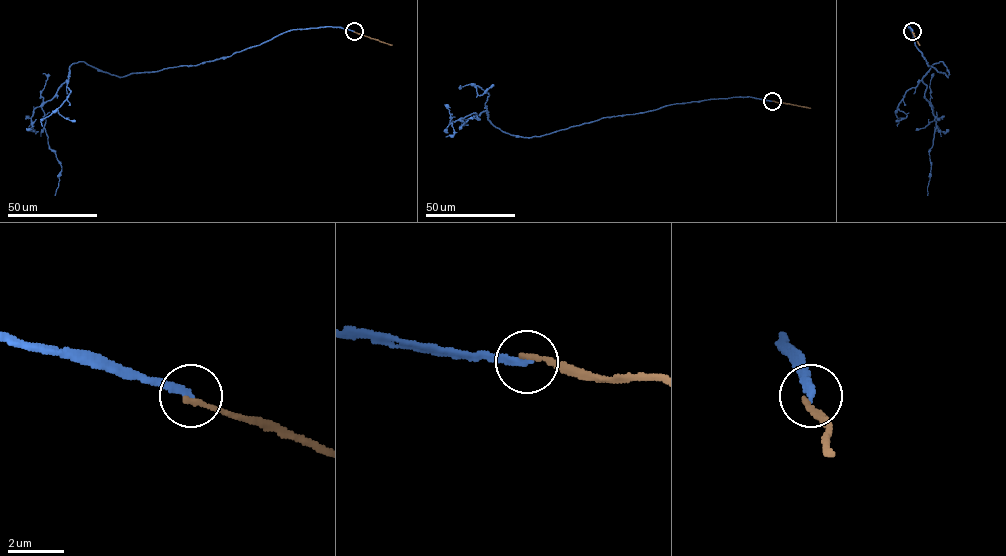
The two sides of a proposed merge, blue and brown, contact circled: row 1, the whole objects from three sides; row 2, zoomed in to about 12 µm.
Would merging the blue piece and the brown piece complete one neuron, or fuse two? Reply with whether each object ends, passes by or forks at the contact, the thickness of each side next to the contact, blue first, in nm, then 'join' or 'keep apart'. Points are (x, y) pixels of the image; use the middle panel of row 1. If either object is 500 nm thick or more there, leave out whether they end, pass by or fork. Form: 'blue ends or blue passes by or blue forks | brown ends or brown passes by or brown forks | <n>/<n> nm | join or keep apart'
blue ends | brown ends | 260/190 nm | keep apart

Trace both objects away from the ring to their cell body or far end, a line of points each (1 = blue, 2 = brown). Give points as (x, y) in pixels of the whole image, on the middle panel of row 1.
1: (772, 101), (736, 97), (671, 104), (526, 138), (496, 128), (486, 110), (462, 124), (480, 119), (473, 115)
2: (772, 101), (810, 108)

